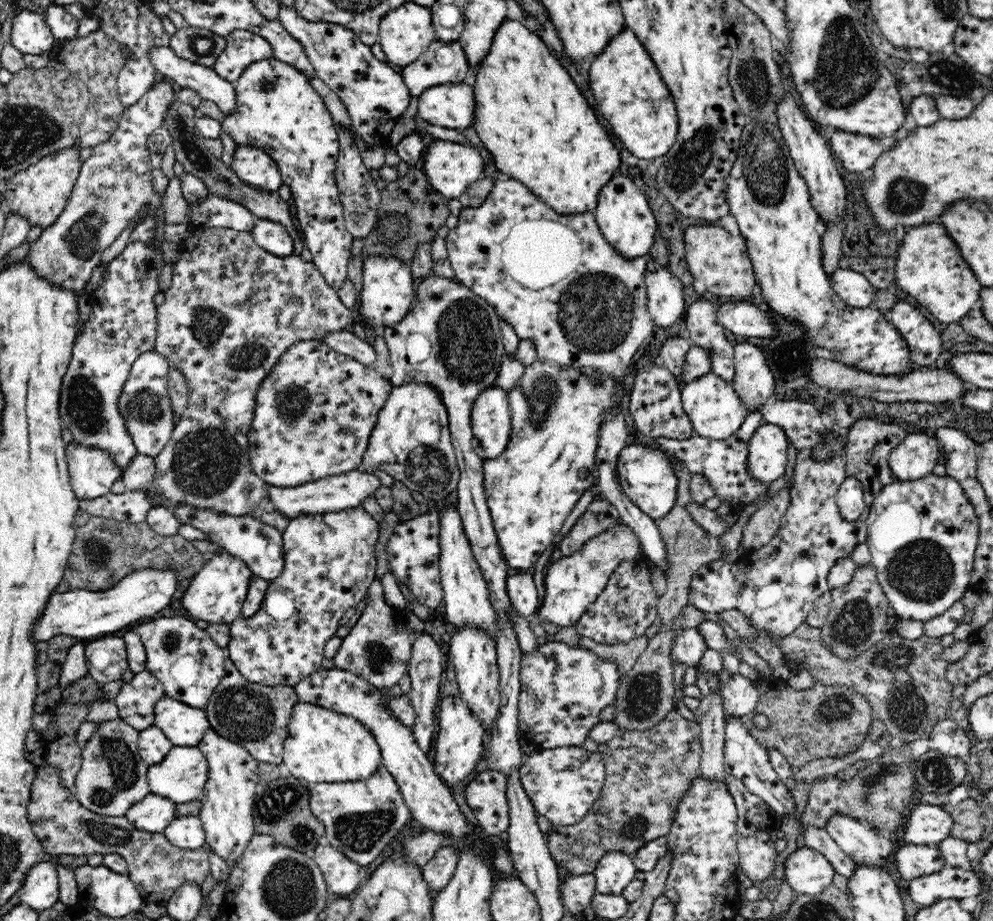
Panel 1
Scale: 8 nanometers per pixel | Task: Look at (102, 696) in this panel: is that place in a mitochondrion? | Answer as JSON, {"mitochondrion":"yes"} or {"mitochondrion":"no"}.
{"mitochondrion":"no"}

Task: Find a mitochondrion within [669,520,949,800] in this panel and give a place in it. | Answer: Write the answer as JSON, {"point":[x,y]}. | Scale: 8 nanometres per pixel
{"point":[905,706]}

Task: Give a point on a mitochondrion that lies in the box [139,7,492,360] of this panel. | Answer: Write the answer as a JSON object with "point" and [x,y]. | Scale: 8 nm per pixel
{"point":[200,45]}

